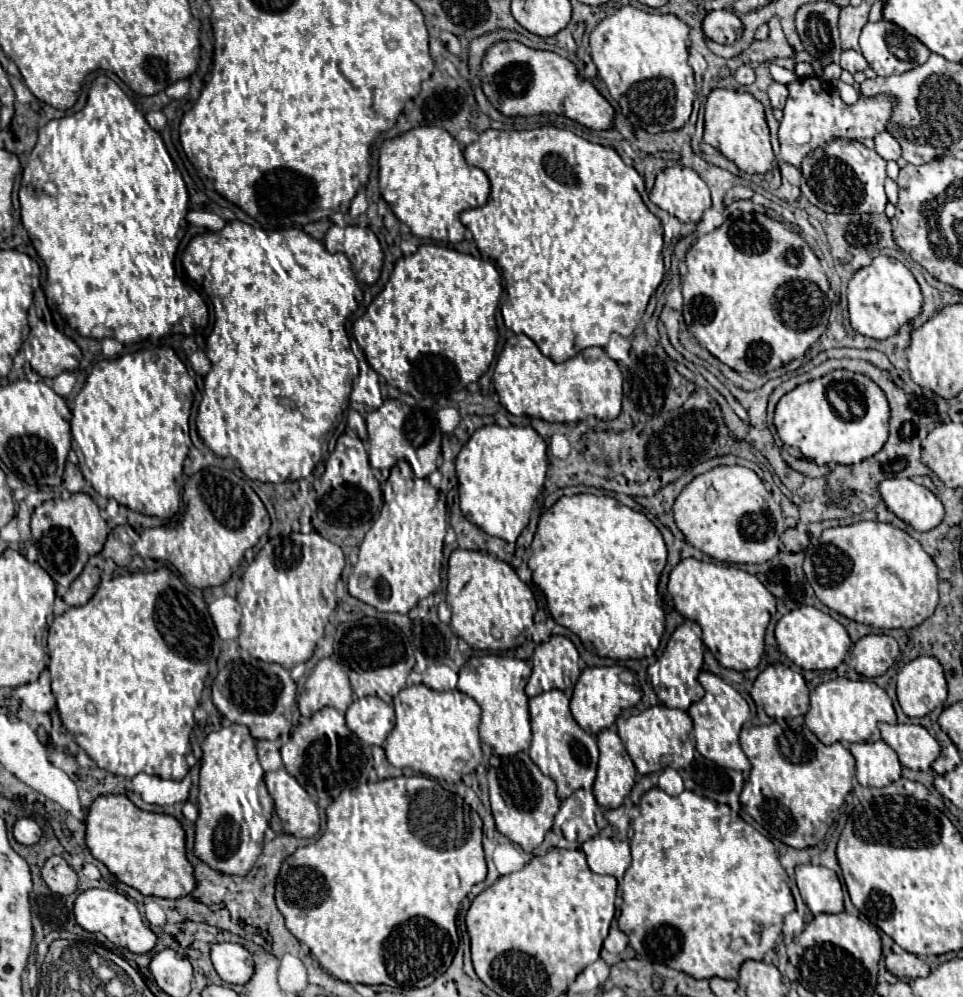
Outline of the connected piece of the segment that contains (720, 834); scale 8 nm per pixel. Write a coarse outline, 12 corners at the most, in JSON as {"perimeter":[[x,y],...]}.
{"perimeter":[[653,787],[619,929],[643,961],[737,979],[795,909],[729,805]]}

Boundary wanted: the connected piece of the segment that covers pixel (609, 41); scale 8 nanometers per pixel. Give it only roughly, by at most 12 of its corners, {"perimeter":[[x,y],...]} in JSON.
{"perimeter":[[619,7],[591,57],[647,133],[689,121],[687,25]]}

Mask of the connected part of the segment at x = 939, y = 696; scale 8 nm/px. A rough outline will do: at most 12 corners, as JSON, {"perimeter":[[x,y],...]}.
{"perimeter":[[917,657],[897,675],[897,699],[911,719],[947,699],[935,657]]}

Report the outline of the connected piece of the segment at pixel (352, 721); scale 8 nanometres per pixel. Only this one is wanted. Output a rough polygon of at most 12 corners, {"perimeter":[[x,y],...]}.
{"perimeter":[[379,697],[349,705],[345,721],[367,745],[383,745],[395,725]]}

